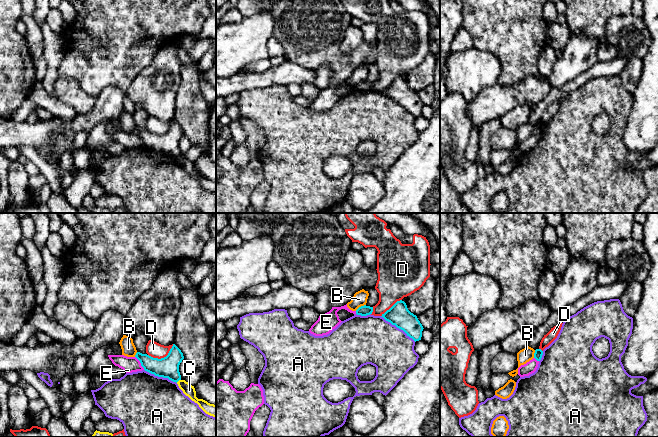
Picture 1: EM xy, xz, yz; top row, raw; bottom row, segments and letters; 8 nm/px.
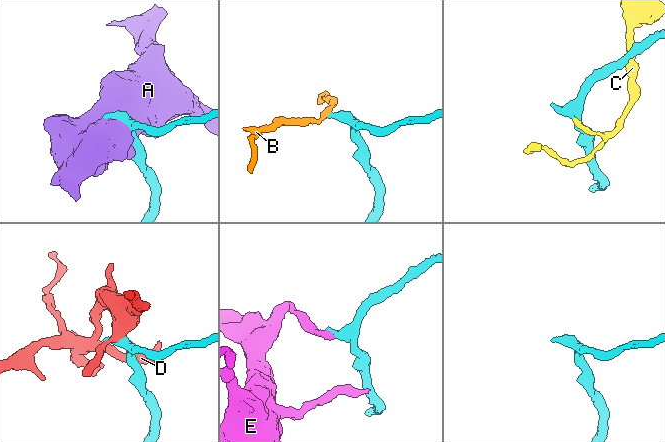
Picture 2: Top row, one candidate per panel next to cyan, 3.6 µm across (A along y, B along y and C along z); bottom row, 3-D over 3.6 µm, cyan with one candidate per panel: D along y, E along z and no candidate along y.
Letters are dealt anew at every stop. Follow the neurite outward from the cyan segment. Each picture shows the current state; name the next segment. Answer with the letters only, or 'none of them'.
none of them

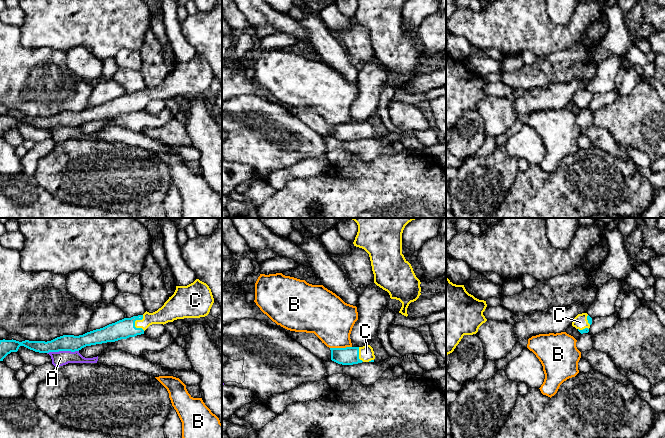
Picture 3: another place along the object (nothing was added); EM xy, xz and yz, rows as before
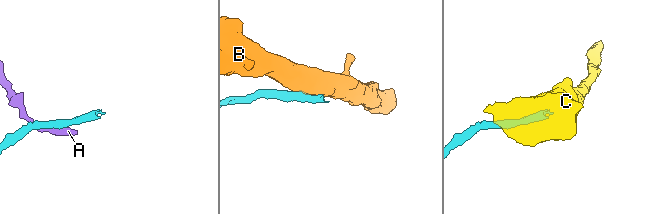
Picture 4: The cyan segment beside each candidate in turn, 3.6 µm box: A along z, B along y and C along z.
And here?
C

